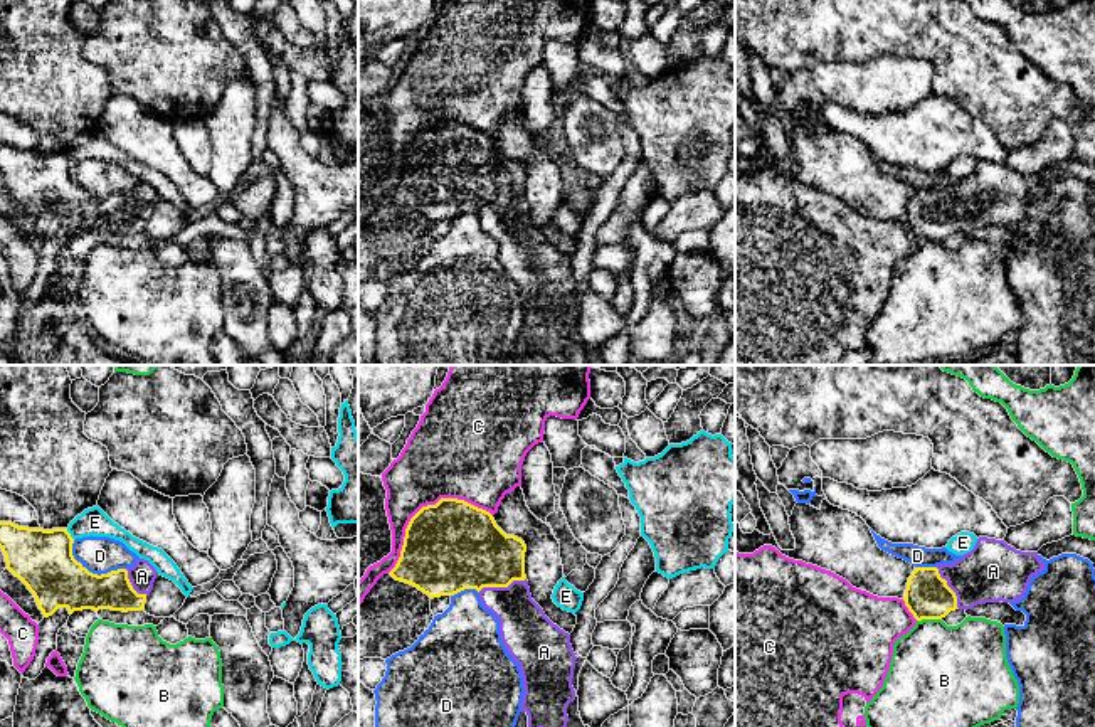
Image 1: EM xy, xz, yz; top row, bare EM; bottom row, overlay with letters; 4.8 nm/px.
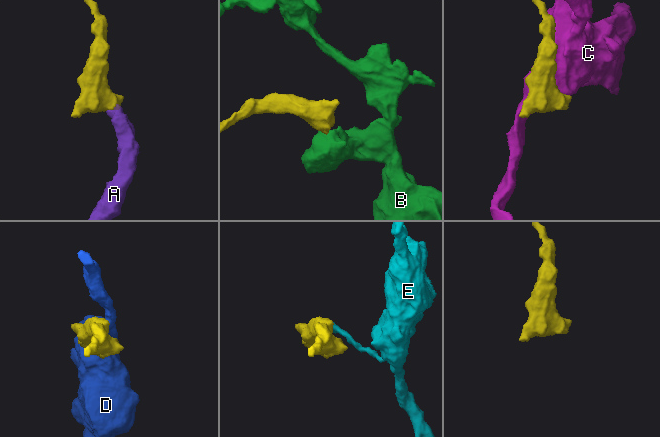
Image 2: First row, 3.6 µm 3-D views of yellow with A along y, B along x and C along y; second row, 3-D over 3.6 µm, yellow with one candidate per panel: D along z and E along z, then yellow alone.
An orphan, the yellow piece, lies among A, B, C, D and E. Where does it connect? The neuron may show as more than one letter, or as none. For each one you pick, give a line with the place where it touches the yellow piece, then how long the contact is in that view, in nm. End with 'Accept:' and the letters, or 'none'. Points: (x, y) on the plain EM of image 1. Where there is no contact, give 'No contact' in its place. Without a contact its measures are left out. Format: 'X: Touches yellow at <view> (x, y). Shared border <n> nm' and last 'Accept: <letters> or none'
A: Touches yellow at xz (502, 209). Shared border 240 nm
Accept: A

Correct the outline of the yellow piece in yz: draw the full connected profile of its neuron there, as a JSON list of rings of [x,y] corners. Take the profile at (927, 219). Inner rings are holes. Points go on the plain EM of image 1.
[[[979,160],[974,172],[954,187],[915,190],[905,212],[905,229],[917,244],[942,242],[950,234],[972,232],[986,226],[1014,226],[1021,222],[1033,199],[1045,194],[1038,175],[1021,175],[1004,163]]]

